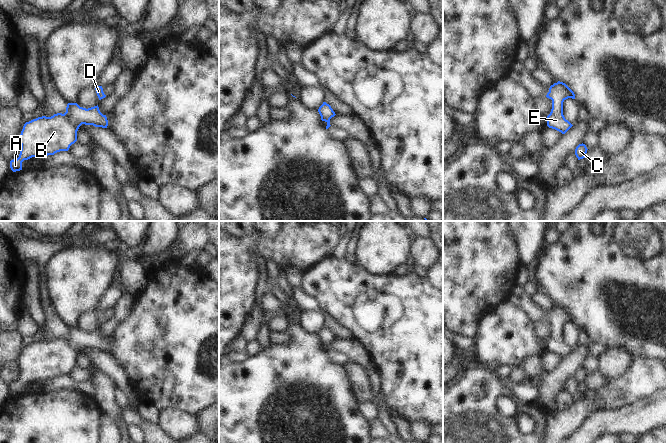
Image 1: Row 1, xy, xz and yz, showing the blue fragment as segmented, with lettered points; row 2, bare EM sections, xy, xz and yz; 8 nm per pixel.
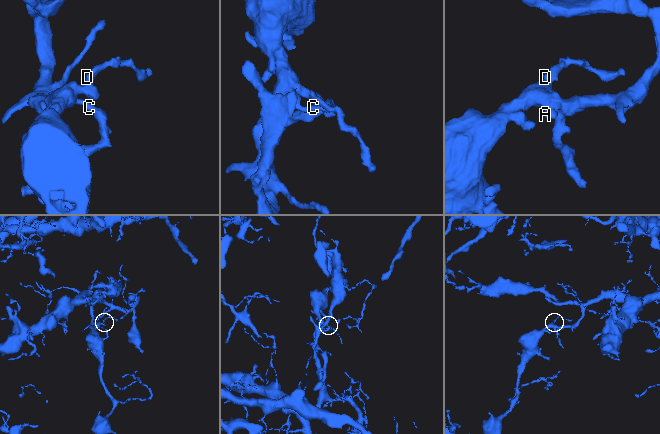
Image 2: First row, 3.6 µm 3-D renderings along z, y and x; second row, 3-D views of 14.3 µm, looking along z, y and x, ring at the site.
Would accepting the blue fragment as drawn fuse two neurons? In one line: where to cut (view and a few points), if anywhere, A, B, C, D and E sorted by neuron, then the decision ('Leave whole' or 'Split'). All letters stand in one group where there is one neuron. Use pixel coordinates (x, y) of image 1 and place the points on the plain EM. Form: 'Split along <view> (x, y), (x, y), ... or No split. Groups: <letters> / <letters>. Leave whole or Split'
No split. Groups: A B C D E. Leave whole

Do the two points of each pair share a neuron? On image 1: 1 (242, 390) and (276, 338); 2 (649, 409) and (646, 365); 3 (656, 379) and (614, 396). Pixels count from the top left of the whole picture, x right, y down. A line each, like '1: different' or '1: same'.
1: different
2: different
3: same

